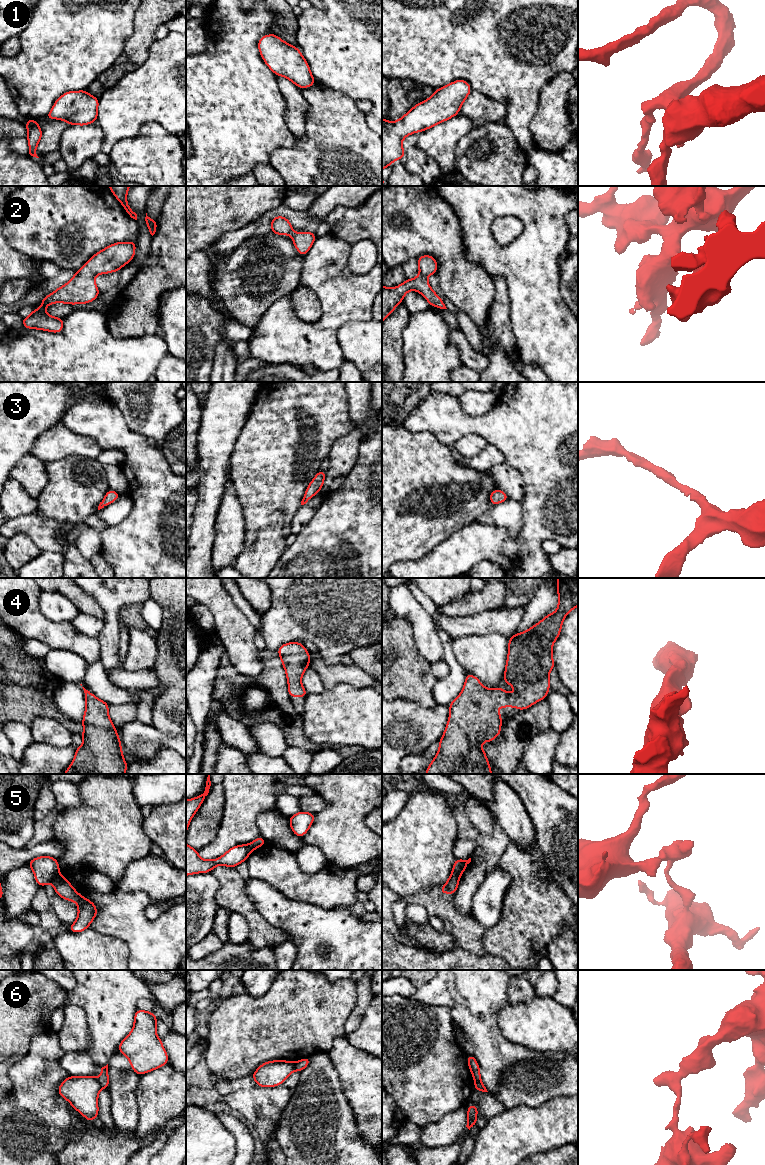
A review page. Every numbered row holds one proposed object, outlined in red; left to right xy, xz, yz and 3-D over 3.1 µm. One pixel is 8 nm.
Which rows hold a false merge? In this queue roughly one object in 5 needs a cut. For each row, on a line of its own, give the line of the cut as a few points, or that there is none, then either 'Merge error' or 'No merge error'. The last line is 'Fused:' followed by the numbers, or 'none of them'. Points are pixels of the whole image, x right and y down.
1: No split. No merge error
2: No split. No merge error
3: No split. No merge error
4: No split. No merge error
5: Split along xy (58, 871), (50, 881). Merge error
6: Split along xy (97, 1080), (102, 1087). Merge error
Fused: 5, 6

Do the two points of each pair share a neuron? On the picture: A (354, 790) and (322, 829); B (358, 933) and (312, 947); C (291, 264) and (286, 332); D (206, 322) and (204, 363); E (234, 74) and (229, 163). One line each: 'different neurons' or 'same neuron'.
A: same neuron
B: same neuron
C: different neurons
D: same neuron
E: same neuron

